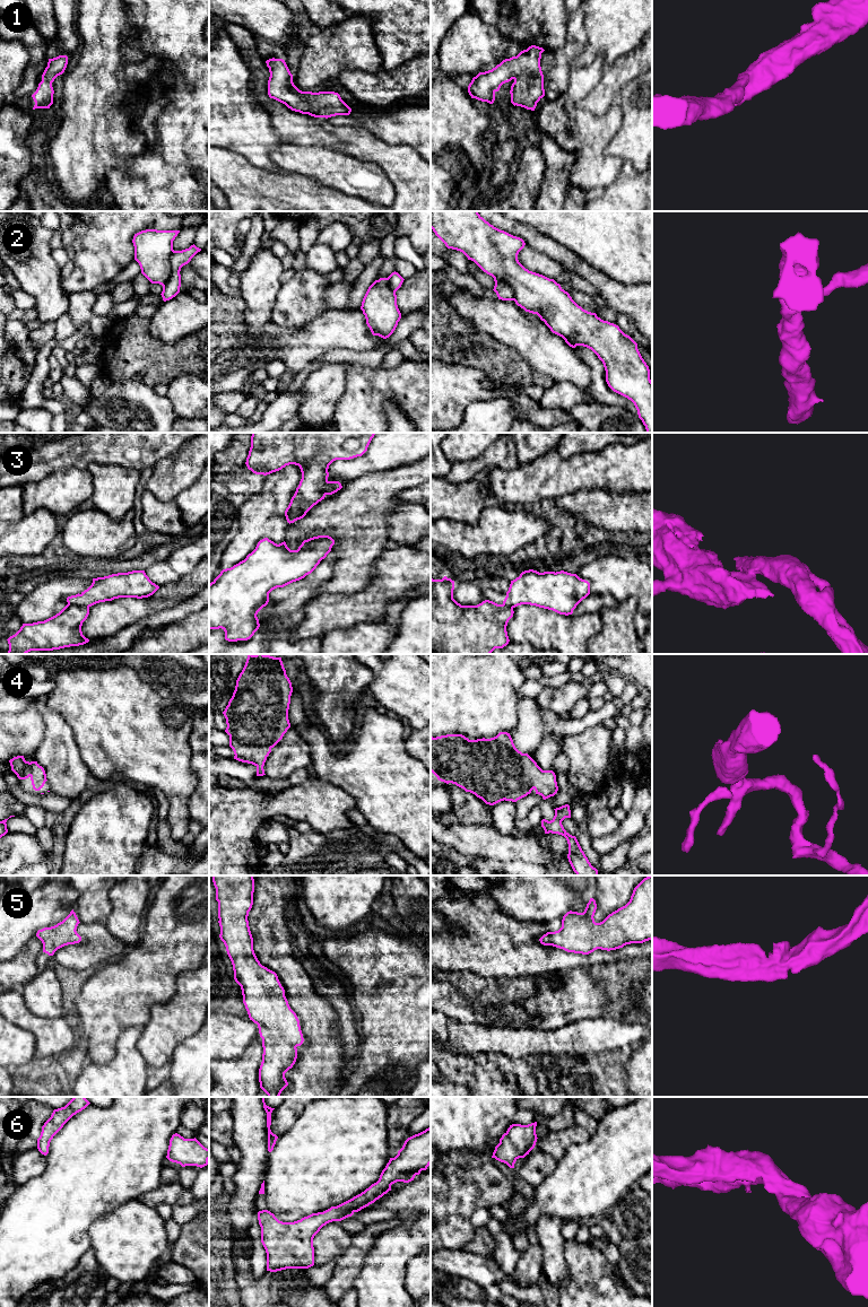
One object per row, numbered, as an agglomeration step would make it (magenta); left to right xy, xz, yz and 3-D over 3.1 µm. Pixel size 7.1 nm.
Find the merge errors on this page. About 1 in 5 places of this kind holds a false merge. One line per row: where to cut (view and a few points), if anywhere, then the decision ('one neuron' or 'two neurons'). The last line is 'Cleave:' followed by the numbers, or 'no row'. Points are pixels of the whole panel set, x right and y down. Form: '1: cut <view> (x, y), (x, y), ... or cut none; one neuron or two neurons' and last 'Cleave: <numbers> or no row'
1: cut none; one neuron
2: cut xy (174, 251), (170, 258), (170, 278), (163, 286); two neurons
3: cut xy (68, 603), (88, 607); two neurons
4: cut none; one neuron
5: cut none; one neuron
6: cut none; one neuron
Cleave: 2, 3

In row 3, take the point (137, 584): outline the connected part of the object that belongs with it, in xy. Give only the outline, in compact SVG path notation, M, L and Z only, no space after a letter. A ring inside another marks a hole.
M132 570L93 578L93 583L87 590L68 596L67 602L68 604L92 607L119 598L148 598L158 589L159 586L149 580L145 570Z

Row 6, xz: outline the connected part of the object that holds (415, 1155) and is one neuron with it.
M431 1126L425 1131L408 1138L394 1158L390 1158L382 1170L376 1183L372 1184L361 1194L330 1209L312 1213L294 1222L279 1221L274 1213L268 1210L258 1212L258 1220L261 1227L261 1243L267 1253L267 1271L277 1272L286 1269L309 1269L314 1265L313 1238L320 1229L329 1222L341 1221L351 1217L355 1212L374 1203L389 1191L397 1182L409 1183L422 1170L426 1170L431 1165Z

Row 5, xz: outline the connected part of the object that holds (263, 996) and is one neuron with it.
M212 875L218 901L219 938L232 961L234 979L241 986L243 1003L250 1020L258 1025L262 1038L262 1062L259 1069L260 1088L268 1097L279 1097L288 1086L285 1073L297 1058L297 1046L304 1042L296 1013L290 1009L275 971L262 966L253 950L253 938L249 926L249 912L253 905L253 875Z

